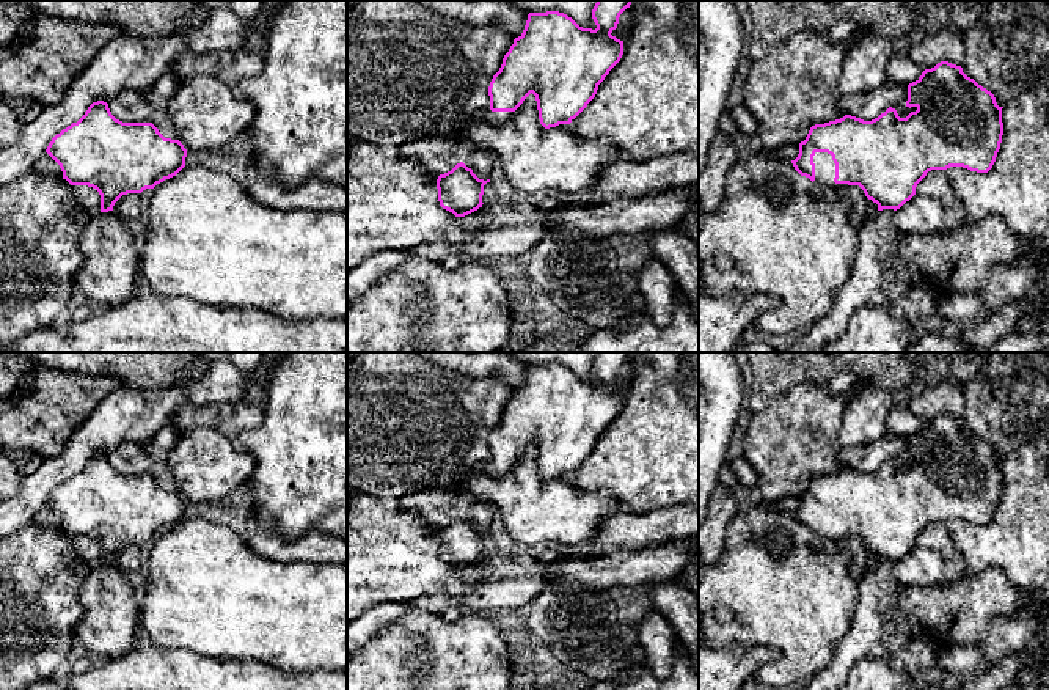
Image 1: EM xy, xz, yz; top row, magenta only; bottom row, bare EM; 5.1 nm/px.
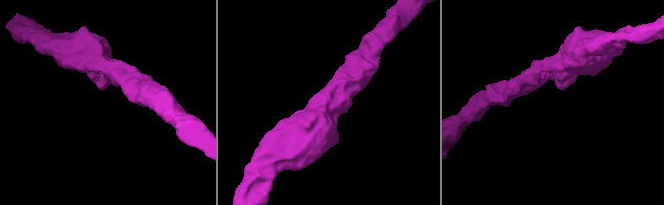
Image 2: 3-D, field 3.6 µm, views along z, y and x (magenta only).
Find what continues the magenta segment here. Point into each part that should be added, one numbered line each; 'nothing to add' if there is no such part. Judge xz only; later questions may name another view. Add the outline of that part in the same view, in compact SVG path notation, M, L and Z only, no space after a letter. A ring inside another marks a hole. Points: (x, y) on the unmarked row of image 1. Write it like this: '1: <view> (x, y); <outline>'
1: xz (490, 469); M485 464L484 473L490 476L504 476L512 470L514 464Z

